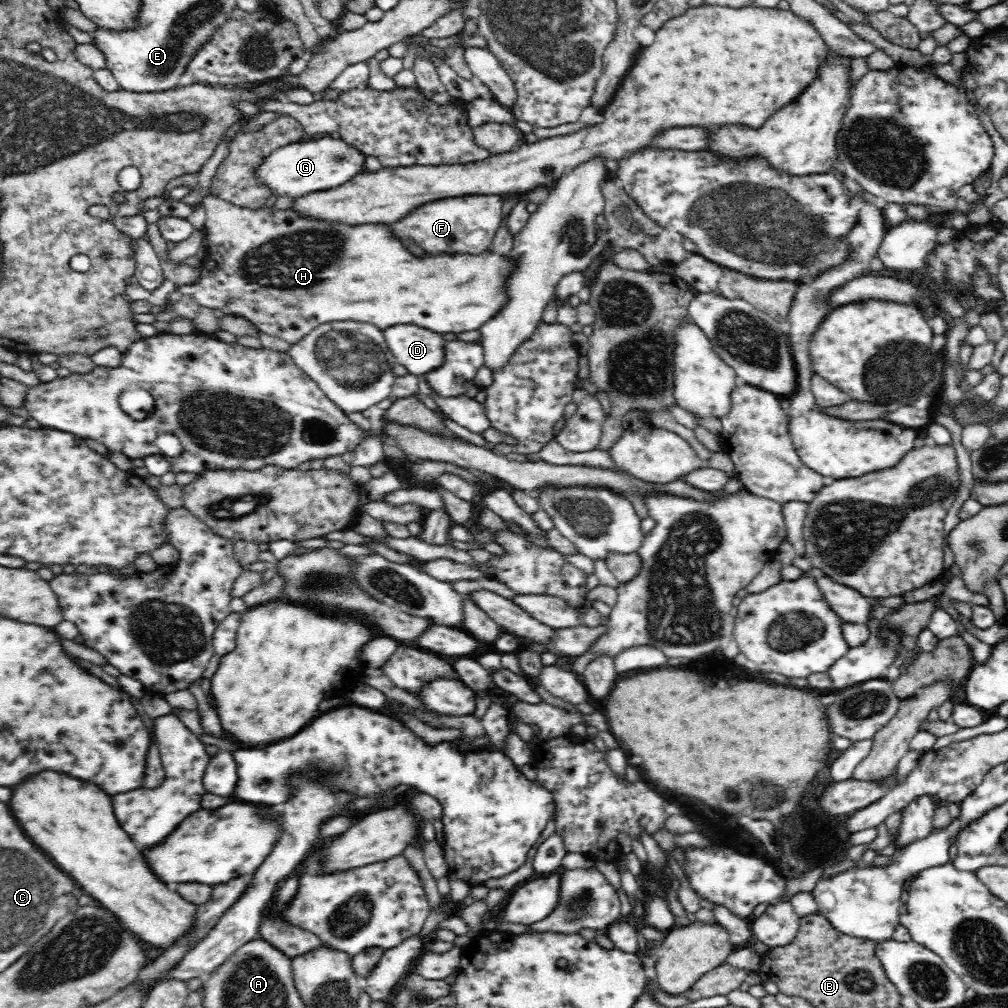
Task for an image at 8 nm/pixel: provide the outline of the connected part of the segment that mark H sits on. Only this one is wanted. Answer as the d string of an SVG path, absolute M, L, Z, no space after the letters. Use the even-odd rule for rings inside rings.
M206 195L201 202L206 209L206 222L204 233L207 234L210 245L208 249L208 262L206 267L200 269L200 278L192 286L183 286L179 288L178 294L188 294L192 296L200 306L206 308L221 310L226 315L246 318L255 327L264 334L278 337L291 345L296 344L305 336L312 332L318 324L326 322L342 322L342 320L358 320L358 322L368 322L378 328L388 328L394 324L416 324L436 333L459 333L470 332L470 330L479 330L485 322L488 322L506 302L504 295L504 282L512 274L517 266L516 261L508 261L499 256L498 253L490 254L489 251L478 256L426 256L426 258L416 258L412 256L398 240L392 238L392 232L386 226L374 226L373 224L364 224L364 226L346 226L346 224L336 223L328 224L324 220L306 219L306 217L297 216L292 210L268 210L239 208L222 198L215 195Z

